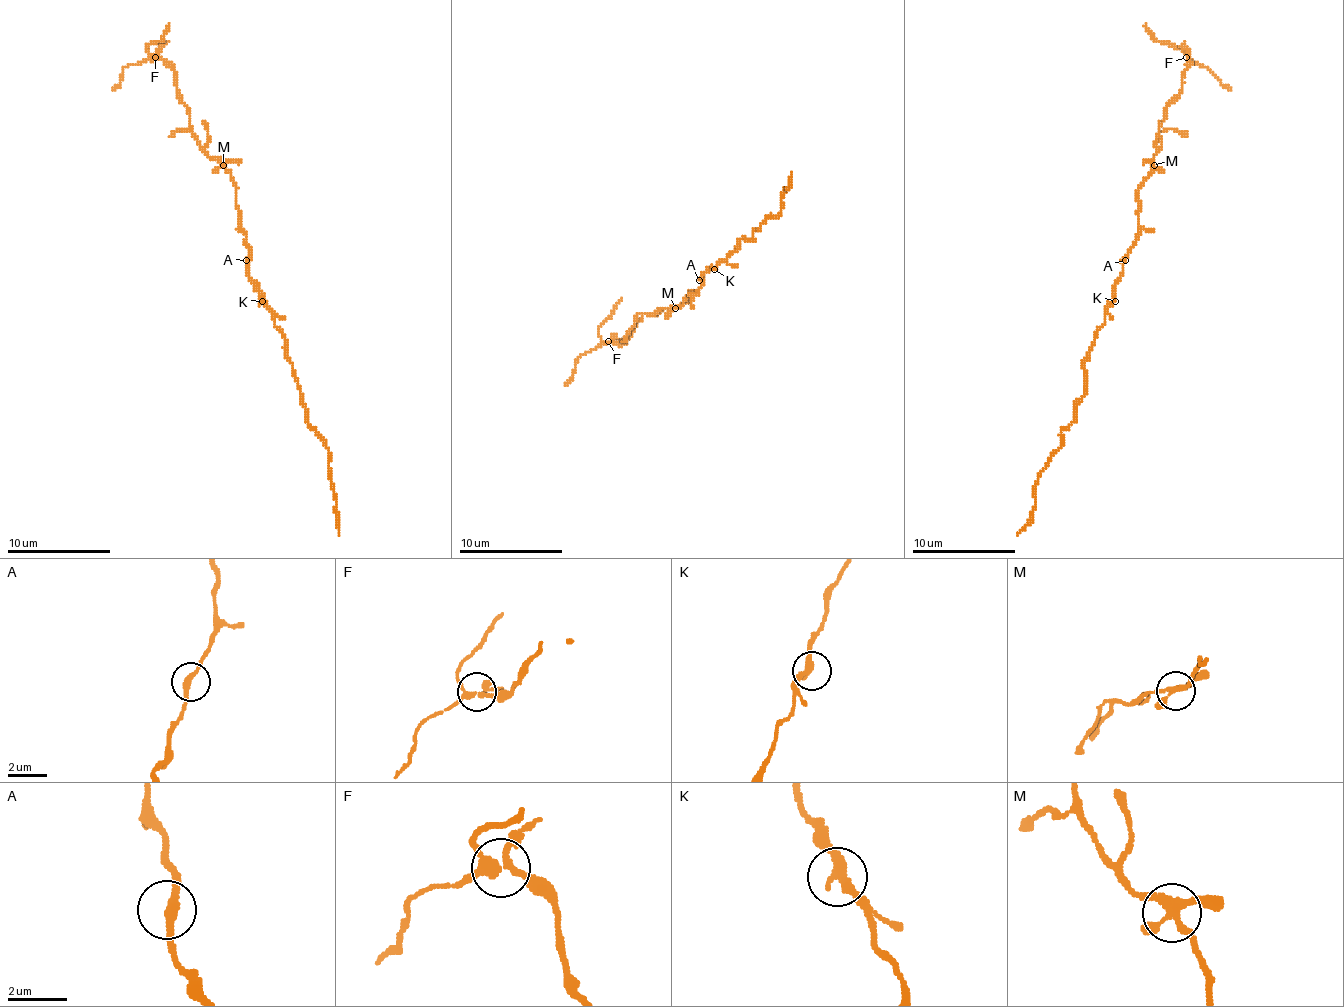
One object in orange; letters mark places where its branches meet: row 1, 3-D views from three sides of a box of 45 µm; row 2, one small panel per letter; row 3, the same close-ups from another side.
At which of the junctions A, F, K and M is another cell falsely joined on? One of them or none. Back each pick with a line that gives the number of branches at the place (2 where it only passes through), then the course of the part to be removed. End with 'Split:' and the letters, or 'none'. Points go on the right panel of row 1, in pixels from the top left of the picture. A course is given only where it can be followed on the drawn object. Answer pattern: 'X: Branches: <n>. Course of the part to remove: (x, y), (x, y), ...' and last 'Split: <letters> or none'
F: Branches: 4. Course of the part to remove: (1187, 57), (1195, 64), (1202, 64), (1231, 90)
Split: F

